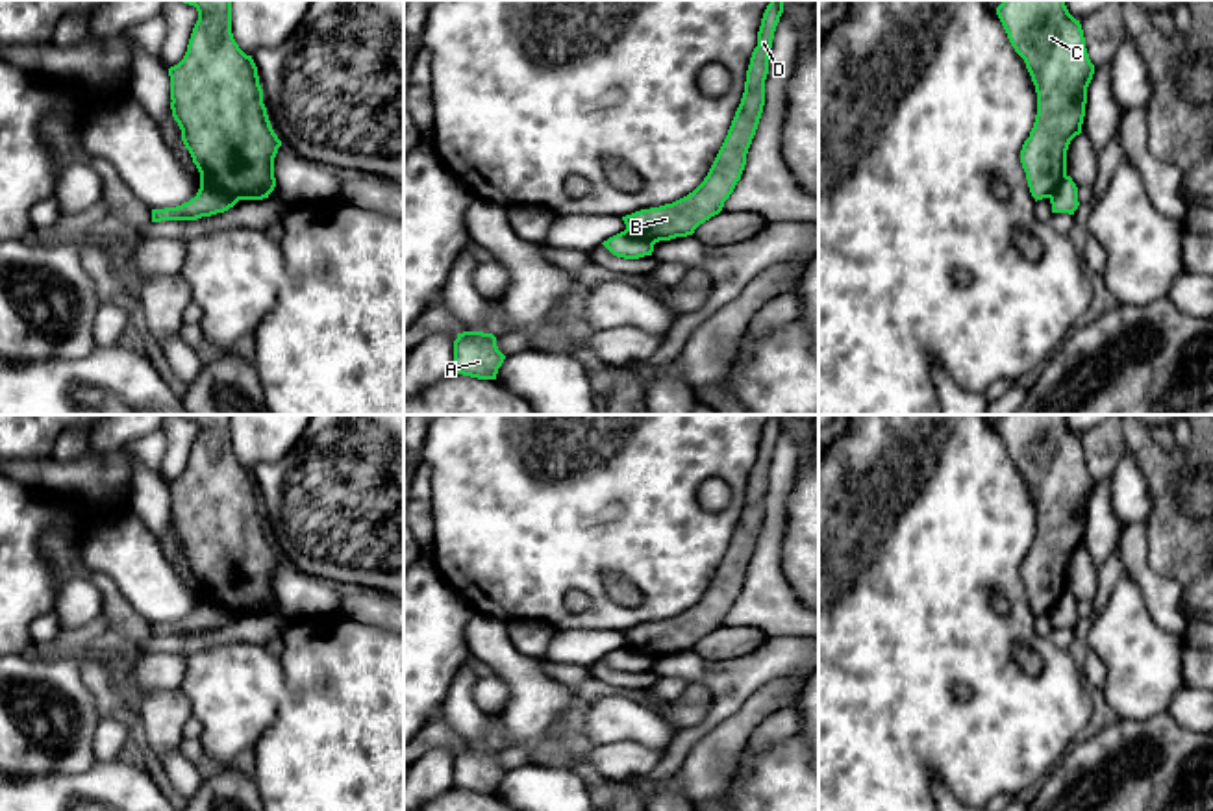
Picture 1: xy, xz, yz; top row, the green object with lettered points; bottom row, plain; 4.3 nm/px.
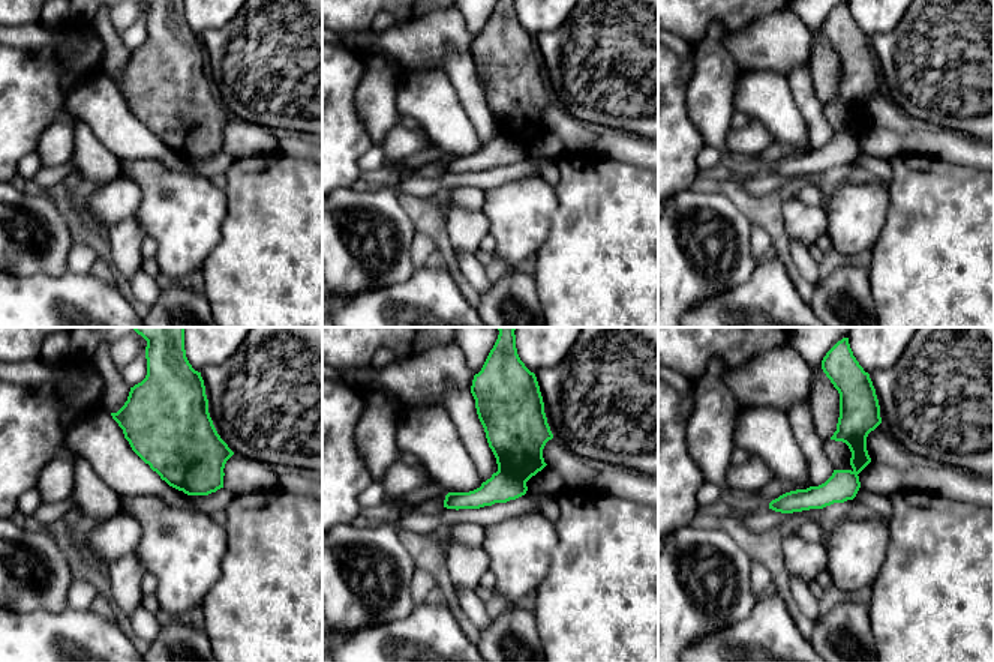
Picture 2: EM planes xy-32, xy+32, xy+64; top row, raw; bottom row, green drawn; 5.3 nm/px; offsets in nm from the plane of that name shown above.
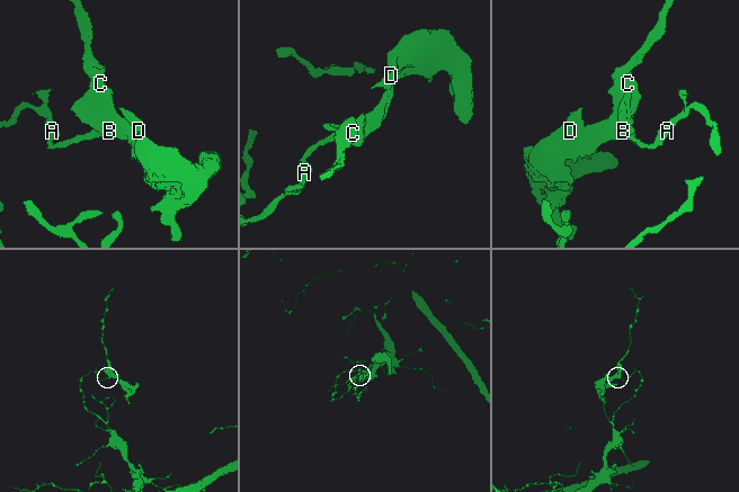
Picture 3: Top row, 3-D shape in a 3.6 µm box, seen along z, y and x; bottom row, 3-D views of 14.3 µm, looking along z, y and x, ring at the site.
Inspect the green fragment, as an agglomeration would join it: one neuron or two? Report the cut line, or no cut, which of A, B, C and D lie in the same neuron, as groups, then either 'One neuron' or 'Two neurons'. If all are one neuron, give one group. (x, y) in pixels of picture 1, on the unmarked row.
Split along xy (200, 595), (237, 615). Groups: A / B C D. Two neurons

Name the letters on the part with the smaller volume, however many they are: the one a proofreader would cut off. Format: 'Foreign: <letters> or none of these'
Foreign: B, C, D

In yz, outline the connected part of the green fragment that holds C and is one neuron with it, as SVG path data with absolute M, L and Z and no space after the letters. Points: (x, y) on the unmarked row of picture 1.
M1004 415L996 430L1011 461L1024 474L1037 507L1035 537L1020 565L1028 602L1037 617L1050 613L1067 591L1067 565L1082 548L1094 480L1085 463L1082 439L1069 428L1065 415Z

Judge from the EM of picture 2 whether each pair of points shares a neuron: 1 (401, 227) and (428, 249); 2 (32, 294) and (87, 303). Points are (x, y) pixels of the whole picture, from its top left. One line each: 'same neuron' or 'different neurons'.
1: different neurons
2: same neuron

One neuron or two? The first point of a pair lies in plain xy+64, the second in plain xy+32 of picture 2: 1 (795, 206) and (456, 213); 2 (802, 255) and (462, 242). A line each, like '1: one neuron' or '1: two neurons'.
1: one neuron
2: two neurons

